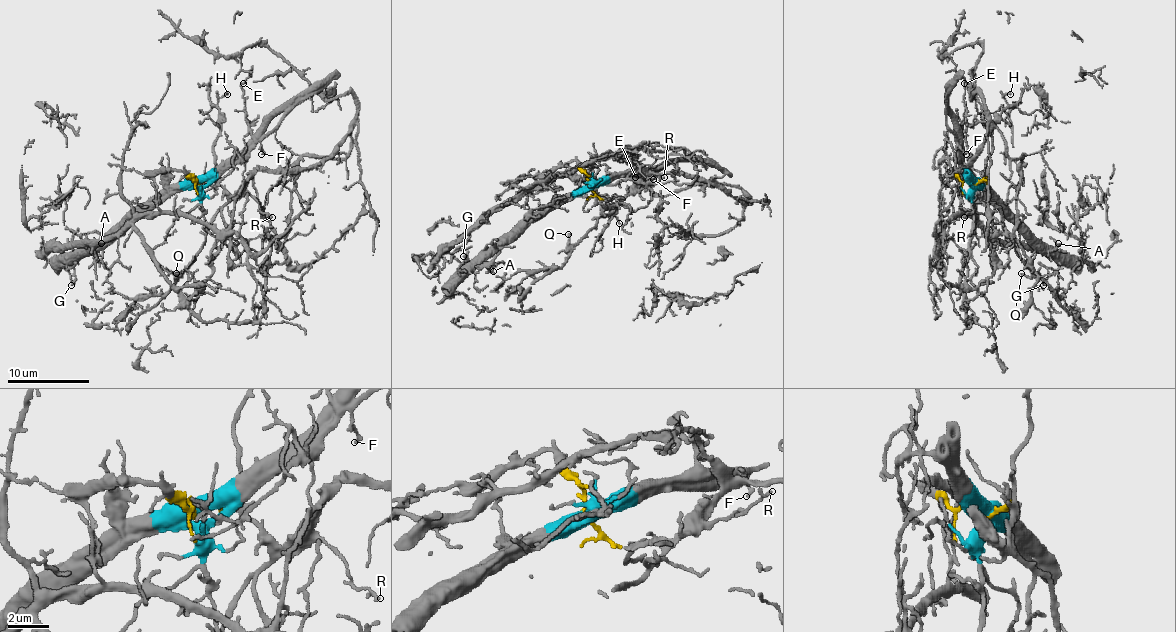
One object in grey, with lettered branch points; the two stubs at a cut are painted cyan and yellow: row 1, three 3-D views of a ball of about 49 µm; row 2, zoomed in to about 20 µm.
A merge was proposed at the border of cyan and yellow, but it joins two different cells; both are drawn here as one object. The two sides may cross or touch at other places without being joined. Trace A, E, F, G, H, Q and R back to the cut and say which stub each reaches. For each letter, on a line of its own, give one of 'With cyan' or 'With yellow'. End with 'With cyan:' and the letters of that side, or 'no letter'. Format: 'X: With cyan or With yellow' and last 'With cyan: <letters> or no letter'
A: With cyan
E: With cyan
F: With cyan
G: With cyan
H: With yellow
Q: With yellow
R: With yellow
With cyan: A, E, F, G

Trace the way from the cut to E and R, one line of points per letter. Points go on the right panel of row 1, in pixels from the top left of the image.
E: (971, 181), (959, 138), (965, 128), (963, 82)
R: (971, 181), (984, 179), (986, 185), (984, 193), (978, 193), (971, 210), (963, 216)

